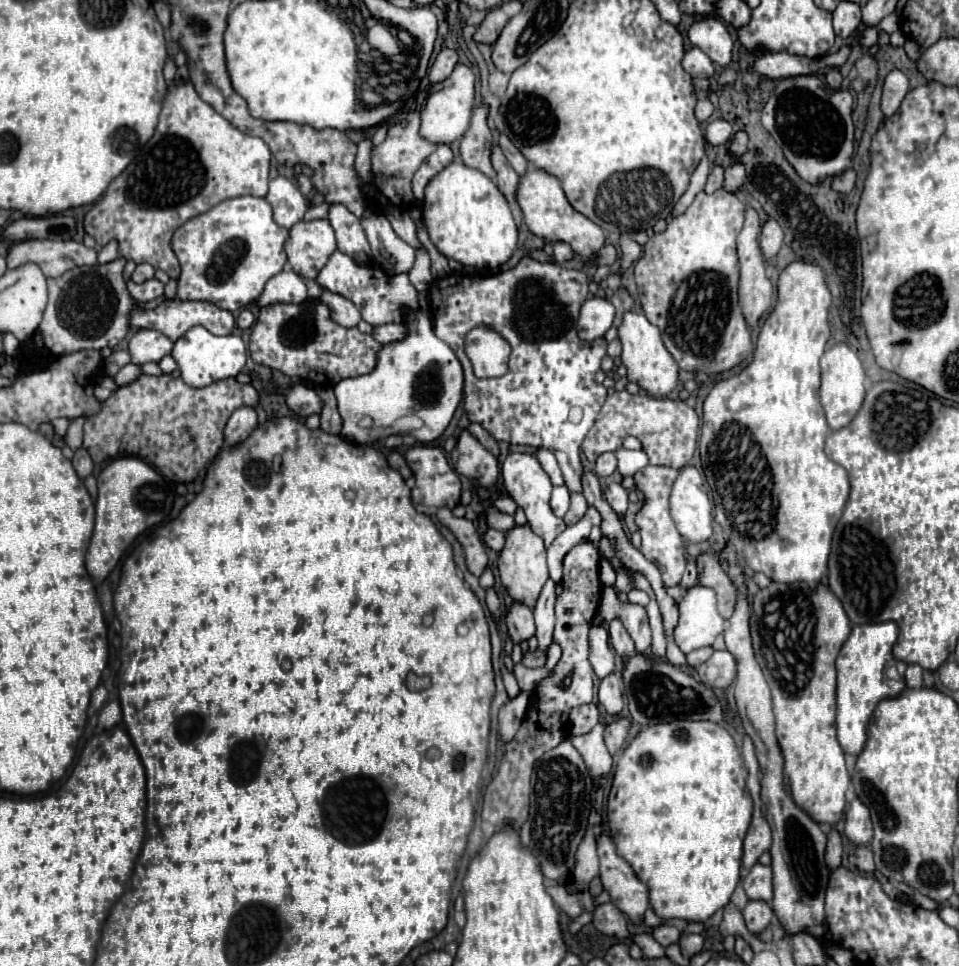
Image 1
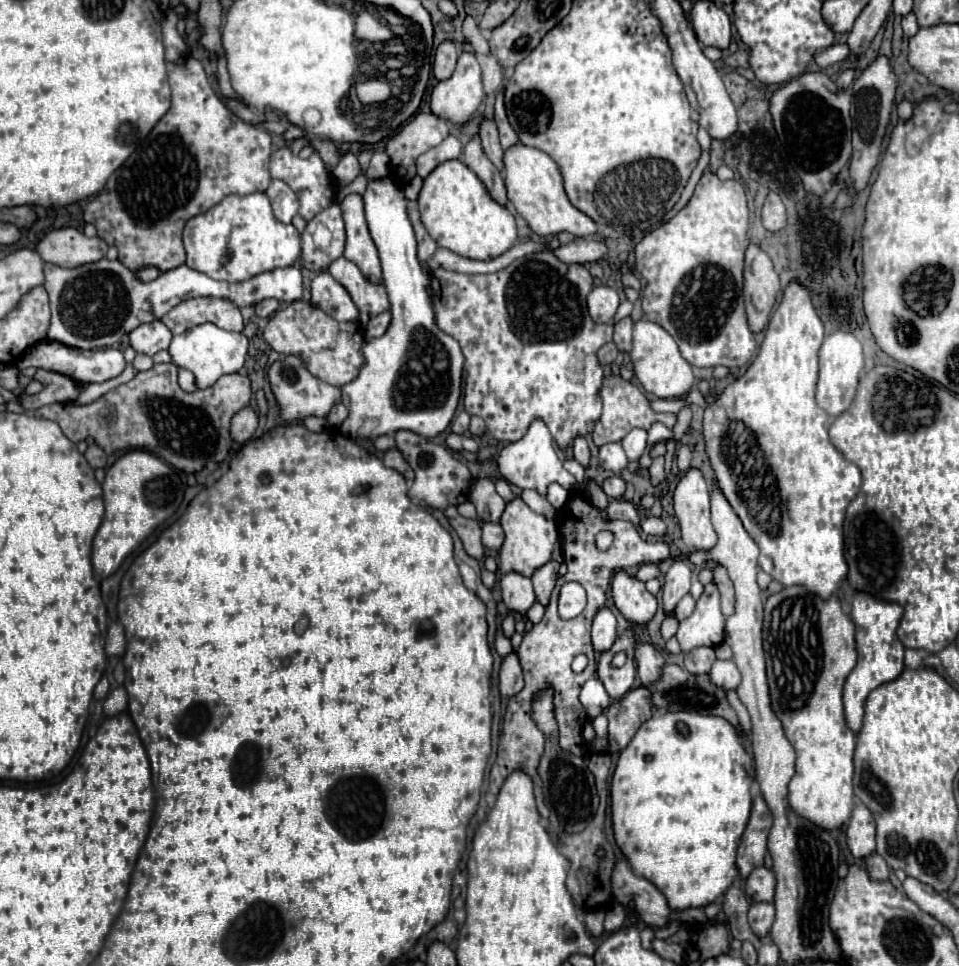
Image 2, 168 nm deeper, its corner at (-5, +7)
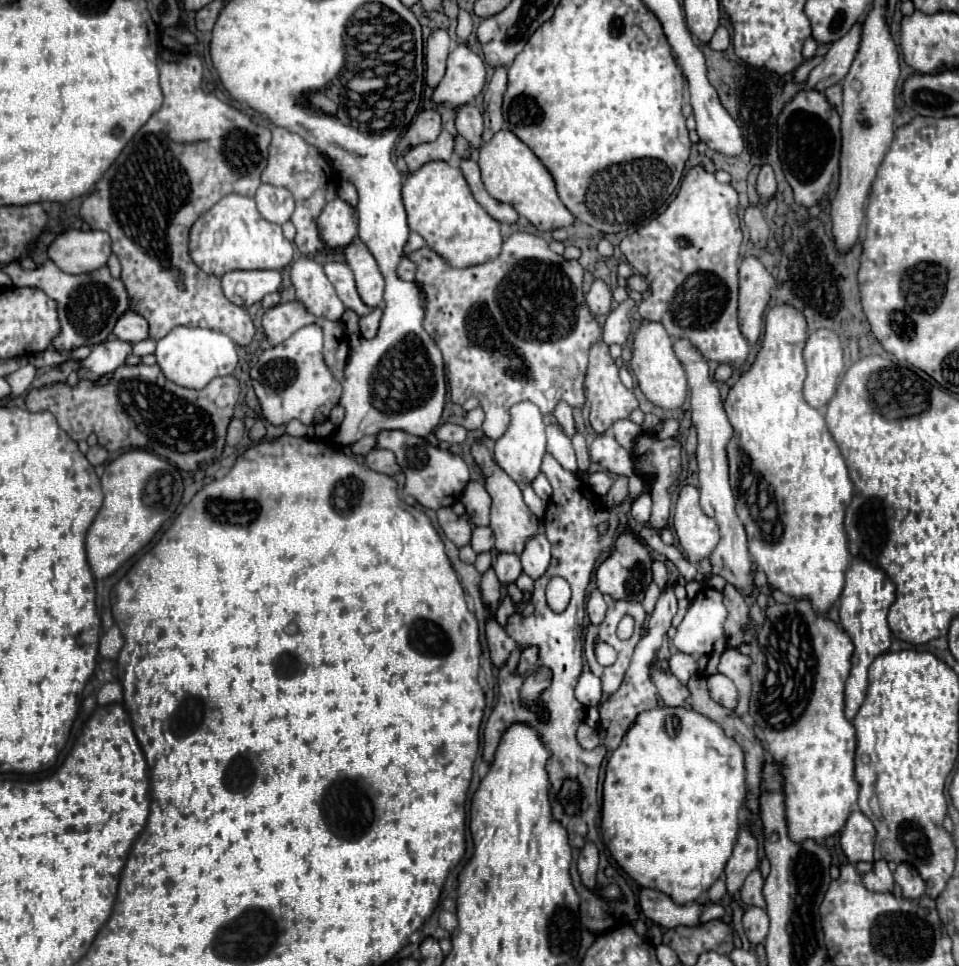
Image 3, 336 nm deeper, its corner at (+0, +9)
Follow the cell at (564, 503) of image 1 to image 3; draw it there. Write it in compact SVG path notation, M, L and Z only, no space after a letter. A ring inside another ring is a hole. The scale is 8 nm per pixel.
M540 473L540 475L532 481L532 487L534 487L534 491L536 491L536 495L538 495L540 499L544 499L544 501L550 499L550 495L552 495L552 487L550 487L546 475Z

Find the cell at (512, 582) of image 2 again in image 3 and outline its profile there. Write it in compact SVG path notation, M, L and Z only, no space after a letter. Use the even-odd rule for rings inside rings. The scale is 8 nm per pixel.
M500 553L496 557L496 565L494 571L498 575L498 581L508 587L510 583L516 583L516 579L522 573L522 565L520 565L520 557L512 555L512 553Z

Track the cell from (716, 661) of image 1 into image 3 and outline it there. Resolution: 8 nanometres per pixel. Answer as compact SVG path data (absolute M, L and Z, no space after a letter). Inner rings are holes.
M714 673L708 677L708 689L710 689L710 697L714 697L714 701L718 701L720 705L726 705L726 709L734 709L736 701L738 701L738 689L734 685L732 679L728 679L722 673Z

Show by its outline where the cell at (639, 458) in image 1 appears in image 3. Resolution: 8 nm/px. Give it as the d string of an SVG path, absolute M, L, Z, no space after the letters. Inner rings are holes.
M616 421L612 425L612 433L614 433L614 439L626 449L632 453L632 447L634 447L634 441L638 437L638 433L642 433L642 427L632 423L632 421Z

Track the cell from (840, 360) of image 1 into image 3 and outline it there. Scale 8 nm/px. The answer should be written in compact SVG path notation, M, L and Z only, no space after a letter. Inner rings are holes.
M832 329L814 331L804 347L808 377L804 381L804 399L814 407L826 407L836 395L840 375L844 373L844 349Z

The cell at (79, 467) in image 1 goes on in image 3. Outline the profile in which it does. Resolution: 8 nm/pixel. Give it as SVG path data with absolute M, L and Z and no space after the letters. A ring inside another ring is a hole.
M94 445L94 447L90 447L88 453L86 453L86 459L88 459L92 465L102 465L102 463L106 461L106 457L108 457L108 451L106 451L102 445Z

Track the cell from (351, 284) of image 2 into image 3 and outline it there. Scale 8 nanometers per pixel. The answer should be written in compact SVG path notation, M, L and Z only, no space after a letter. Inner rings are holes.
M336 261L326 263L324 271L326 271L326 277L332 281L332 285L336 287L336 293L342 299L346 309L356 311L358 315L366 315L372 311L372 307L368 307L360 299L360 295L356 291L356 283L354 283L354 273L346 263L336 263Z

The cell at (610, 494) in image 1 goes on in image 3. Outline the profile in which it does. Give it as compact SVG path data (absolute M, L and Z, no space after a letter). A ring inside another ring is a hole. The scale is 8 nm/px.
M604 471L592 473L592 475L588 477L588 481L586 481L586 485L592 489L592 493L596 493L596 495L600 495L600 497L604 497L604 495L610 491L612 483L614 483L614 479L612 479L608 473L604 473Z

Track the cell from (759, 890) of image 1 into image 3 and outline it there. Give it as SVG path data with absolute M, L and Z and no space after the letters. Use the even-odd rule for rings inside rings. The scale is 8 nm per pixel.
M754 869L754 871L746 877L746 881L744 881L744 885L742 885L742 891L740 891L742 901L744 901L746 905L764 907L766 903L764 903L762 887L764 887L764 877L760 875L760 871L758 871L758 869Z

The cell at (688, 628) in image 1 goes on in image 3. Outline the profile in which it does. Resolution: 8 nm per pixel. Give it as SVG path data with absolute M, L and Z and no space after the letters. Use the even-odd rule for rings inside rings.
M704 587L704 591L692 601L688 613L684 615L682 623L676 627L676 637L672 639L676 649L682 653L690 653L698 661L700 673L716 673L714 661L724 653L726 649L726 635L724 635L724 621L726 617L726 607L722 605L722 595L716 589Z

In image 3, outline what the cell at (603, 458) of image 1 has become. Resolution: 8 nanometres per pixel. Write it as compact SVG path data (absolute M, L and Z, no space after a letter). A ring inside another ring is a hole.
M598 435L590 445L590 457L610 473L626 477L636 473L634 457L624 447L620 447L612 435Z

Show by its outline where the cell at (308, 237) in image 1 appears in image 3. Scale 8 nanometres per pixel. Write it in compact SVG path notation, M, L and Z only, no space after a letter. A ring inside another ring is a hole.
M334 199L322 209L316 225L326 247L344 247L356 235L356 215L342 199Z

